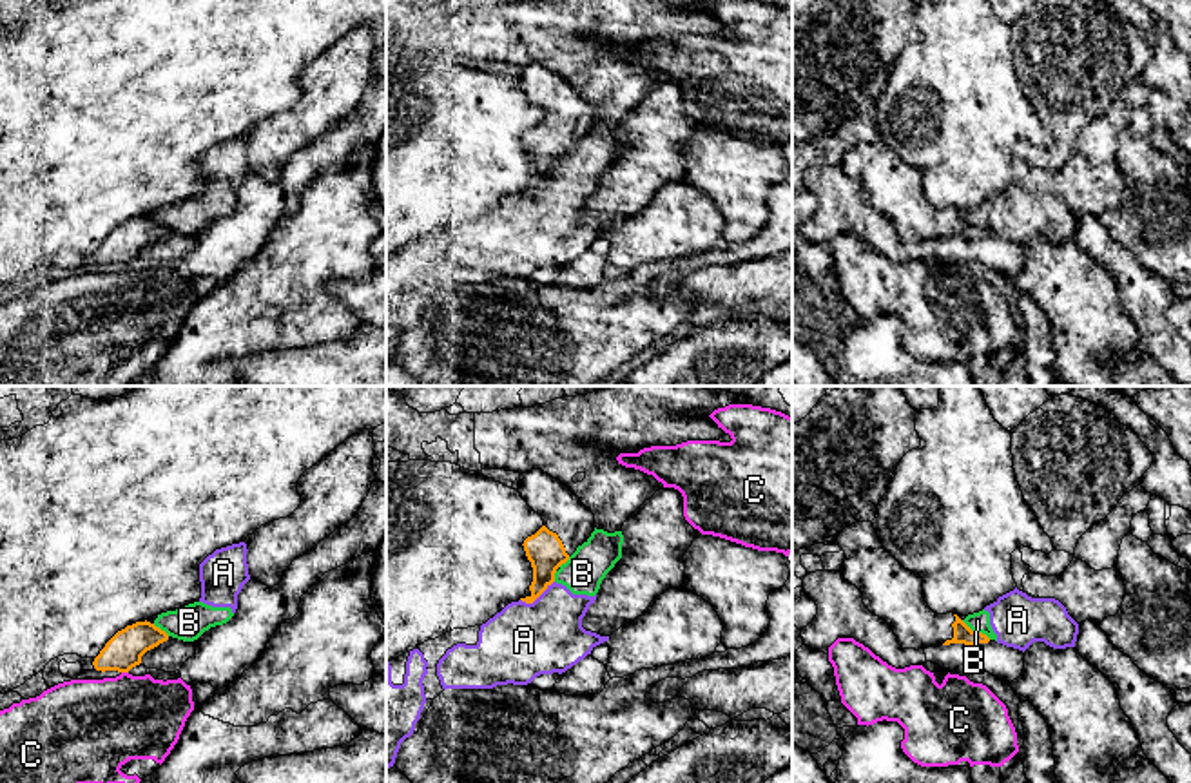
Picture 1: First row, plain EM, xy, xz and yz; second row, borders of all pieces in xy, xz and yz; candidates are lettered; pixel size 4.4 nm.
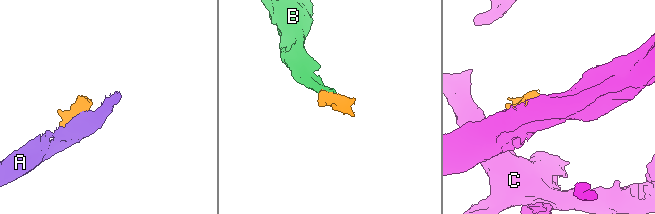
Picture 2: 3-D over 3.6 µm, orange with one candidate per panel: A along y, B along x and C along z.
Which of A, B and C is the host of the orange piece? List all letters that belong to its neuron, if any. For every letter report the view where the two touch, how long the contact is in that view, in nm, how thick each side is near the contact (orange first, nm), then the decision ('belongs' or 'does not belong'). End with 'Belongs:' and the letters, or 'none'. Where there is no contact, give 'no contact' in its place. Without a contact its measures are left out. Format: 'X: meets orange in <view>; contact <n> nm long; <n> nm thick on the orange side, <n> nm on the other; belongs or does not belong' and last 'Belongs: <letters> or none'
A: meets orange in xz; contact 180 nm long; 170 nm thick on the orange side, 340 nm on the other; does not belong
B: meets orange in xy; contact 90 nm long; 160 nm thick on the orange side, 150 nm on the other; does not belong
C: meets orange in xy; contact 30 nm long; 160 nm thick on the orange side, 380 nm on the other; does not belong
Belongs: none

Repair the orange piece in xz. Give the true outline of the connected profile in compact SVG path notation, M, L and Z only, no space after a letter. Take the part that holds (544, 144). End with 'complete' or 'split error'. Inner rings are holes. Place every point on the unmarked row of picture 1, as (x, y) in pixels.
M542 63L522 67L518 87L544 114L522 138L533 161L533 176L531 188L520 194L533 198L555 176L557 163L587 136L595 125L595 109L567 80Z; split error

